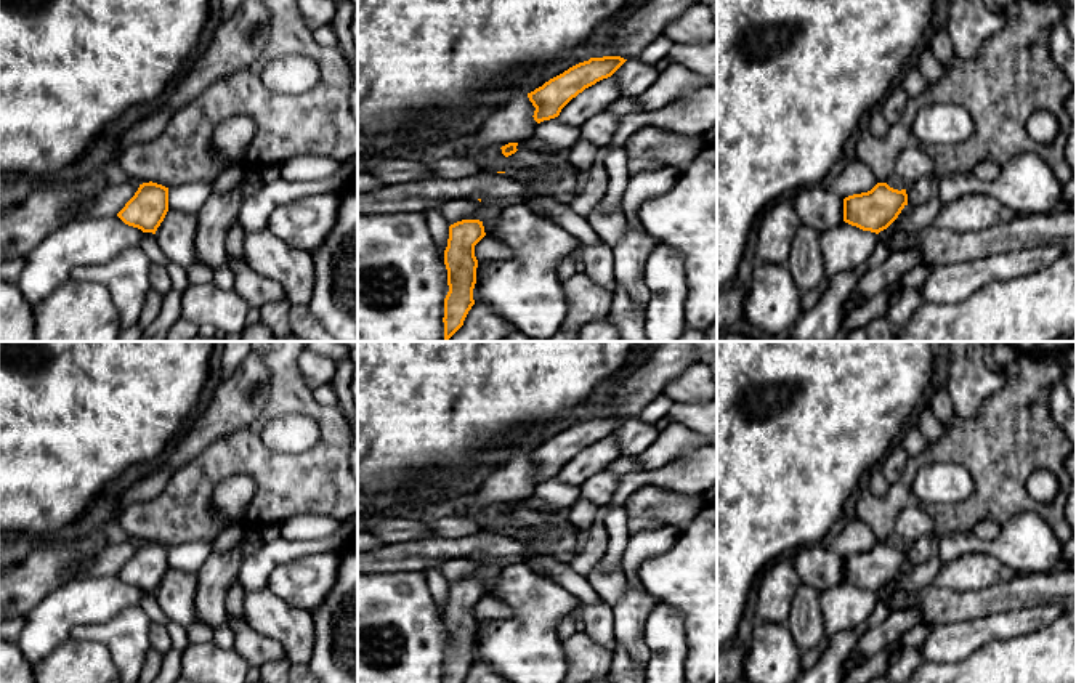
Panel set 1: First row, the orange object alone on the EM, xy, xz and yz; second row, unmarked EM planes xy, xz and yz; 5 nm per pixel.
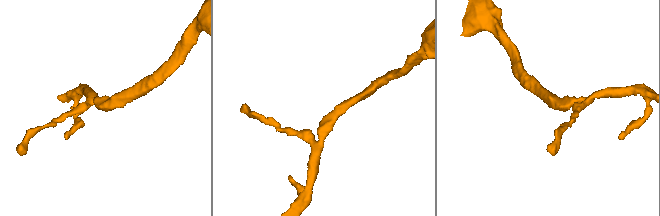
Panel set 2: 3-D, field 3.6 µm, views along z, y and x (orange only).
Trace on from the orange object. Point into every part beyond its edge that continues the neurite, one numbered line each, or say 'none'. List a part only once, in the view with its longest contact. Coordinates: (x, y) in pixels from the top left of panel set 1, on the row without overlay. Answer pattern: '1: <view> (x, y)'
none

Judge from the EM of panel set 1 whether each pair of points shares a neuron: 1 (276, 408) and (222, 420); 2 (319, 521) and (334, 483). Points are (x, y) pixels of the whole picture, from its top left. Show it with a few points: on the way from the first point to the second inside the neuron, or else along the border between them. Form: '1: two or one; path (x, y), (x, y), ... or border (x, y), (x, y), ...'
1: two; border (270, 374), (266, 406), (249, 424), (231, 432)
2: two; border (316, 513), (324, 517)

